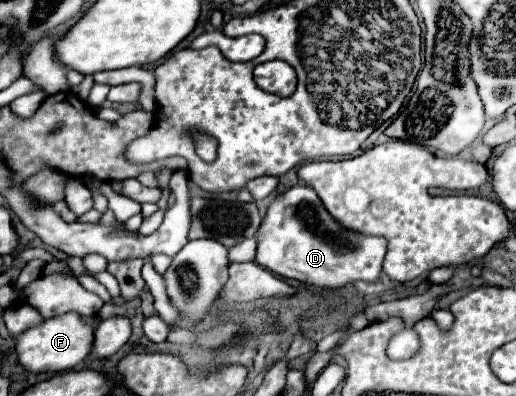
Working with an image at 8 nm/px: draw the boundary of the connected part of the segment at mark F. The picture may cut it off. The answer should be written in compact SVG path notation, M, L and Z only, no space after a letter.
M65 312L55 318L47 318L43 324L25 330L23 334L17 336L17 354L19 362L29 370L29 372L63 372L75 368L79 362L87 360L91 356L93 348L93 332L95 326L85 322L81 314L77 312Z

